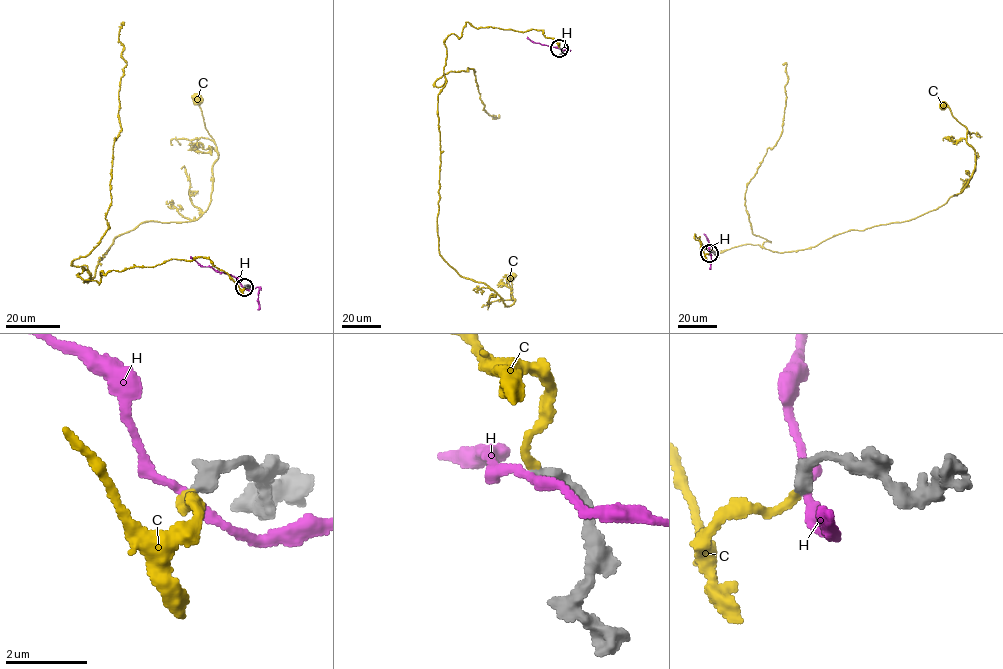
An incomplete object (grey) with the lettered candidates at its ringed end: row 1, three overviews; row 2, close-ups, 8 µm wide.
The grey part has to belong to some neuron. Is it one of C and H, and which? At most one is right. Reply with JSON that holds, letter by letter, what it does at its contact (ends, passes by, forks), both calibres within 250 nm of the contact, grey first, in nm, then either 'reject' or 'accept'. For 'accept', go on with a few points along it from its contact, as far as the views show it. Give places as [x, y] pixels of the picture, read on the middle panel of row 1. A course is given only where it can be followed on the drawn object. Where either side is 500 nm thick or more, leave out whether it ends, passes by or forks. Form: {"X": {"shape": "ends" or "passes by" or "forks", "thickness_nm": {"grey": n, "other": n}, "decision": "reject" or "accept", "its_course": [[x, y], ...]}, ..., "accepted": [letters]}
{"C": {"shape": "ends", "thickness_nm": {"grey": 360, "other": 190}, "decision": "accept", "its_course": [[559, 48], [542, 30], [466, 22], [444, 43], [439, 253], [508, 307], [511, 277]]}, "H": {"shape": "passes by", "thickness_nm": {"grey": 360, "other": 240}, "decision": "reject"}, "accepted": ["C"]}

